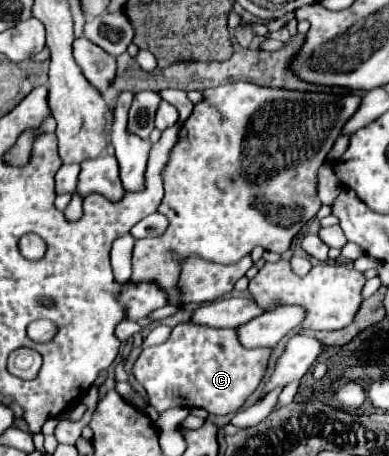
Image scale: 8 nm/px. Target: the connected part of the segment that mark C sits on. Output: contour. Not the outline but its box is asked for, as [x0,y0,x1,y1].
[134,322,270,414]

